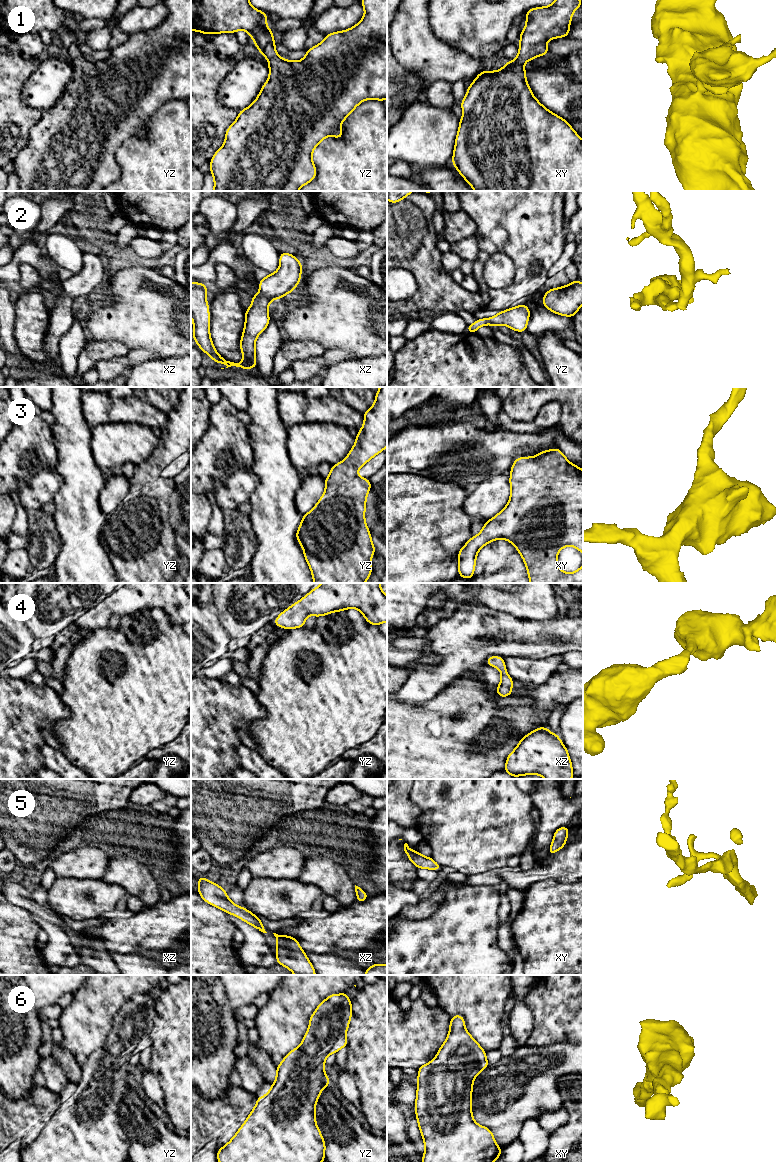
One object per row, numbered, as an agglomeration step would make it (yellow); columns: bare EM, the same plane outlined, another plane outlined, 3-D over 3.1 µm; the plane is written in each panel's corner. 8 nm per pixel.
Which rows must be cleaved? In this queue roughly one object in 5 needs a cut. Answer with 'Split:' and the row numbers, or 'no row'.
Split: no row

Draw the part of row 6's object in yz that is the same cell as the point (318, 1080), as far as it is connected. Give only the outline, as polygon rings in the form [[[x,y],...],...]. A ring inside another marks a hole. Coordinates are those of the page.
[[[347,991],[331,994],[311,1015],[309,1028],[298,1048],[291,1050],[276,1067],[276,1081],[257,1103],[234,1137],[218,1149],[218,1162],[323,1162],[323,1136],[317,1127],[316,1102],[325,1086],[329,1086],[324,1071],[329,1054],[348,1046],[346,1032],[352,1016],[352,1003]]]

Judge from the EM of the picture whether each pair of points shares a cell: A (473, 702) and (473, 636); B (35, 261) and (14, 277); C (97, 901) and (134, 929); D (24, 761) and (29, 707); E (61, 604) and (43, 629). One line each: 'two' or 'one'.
A: two
B: one
C: two
D: one
E: one

